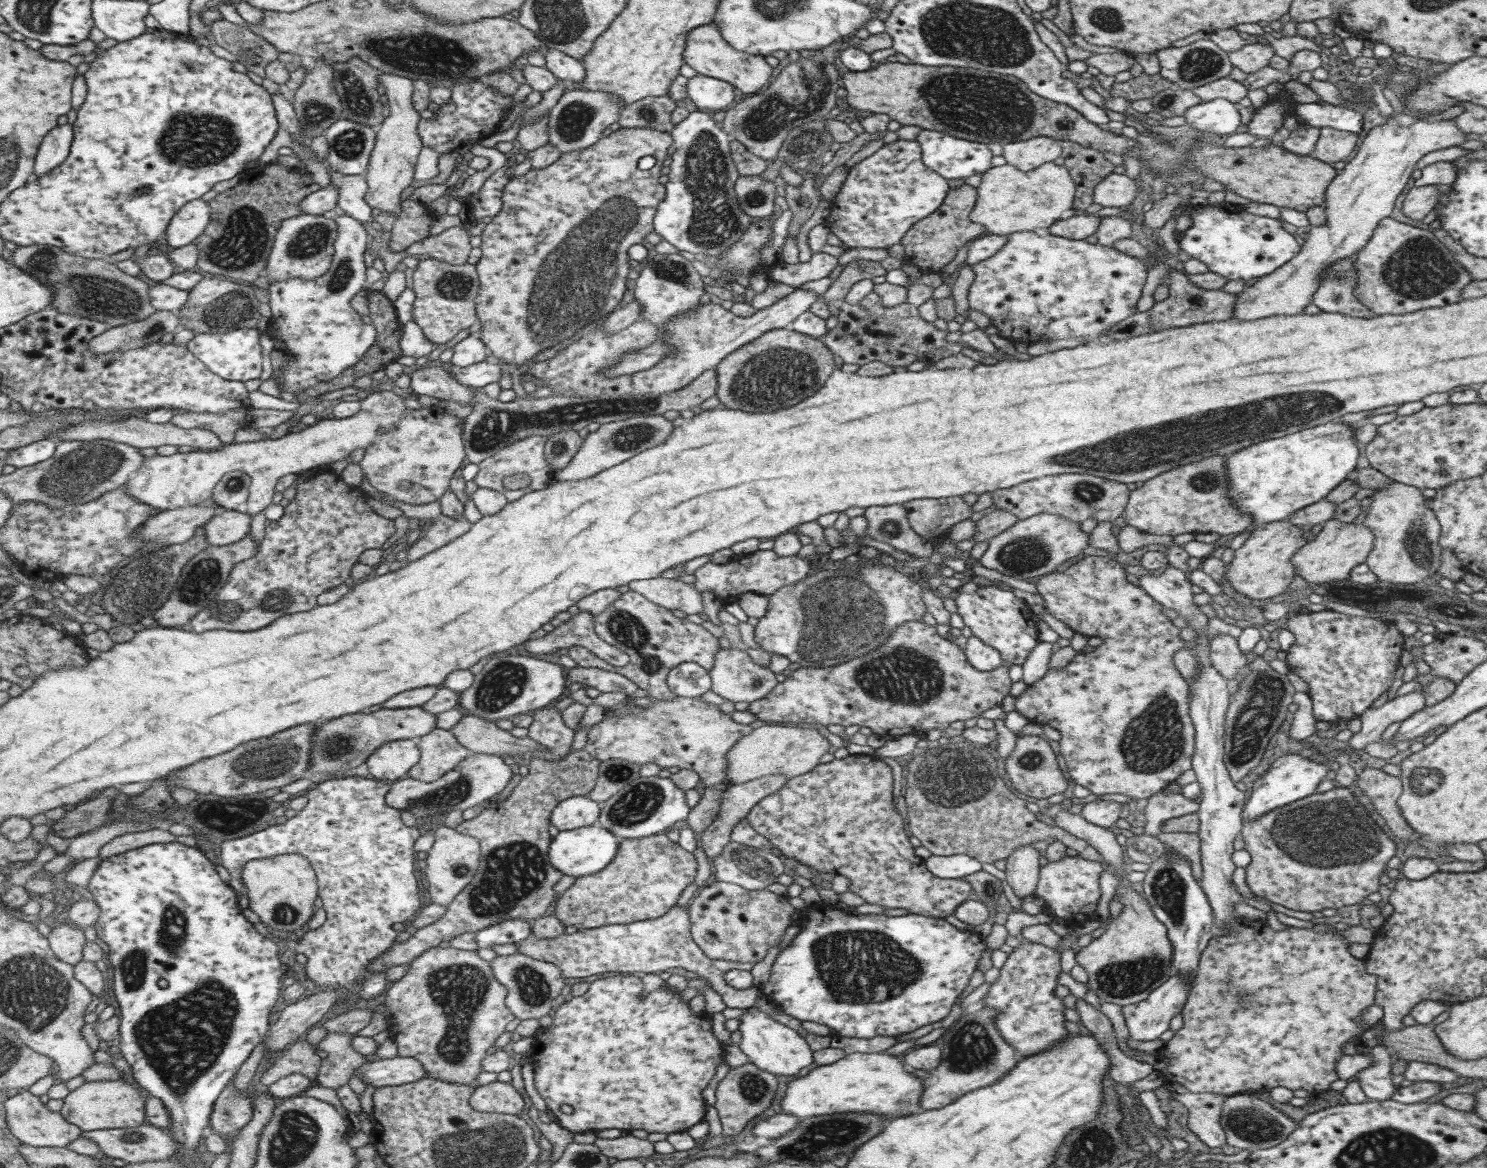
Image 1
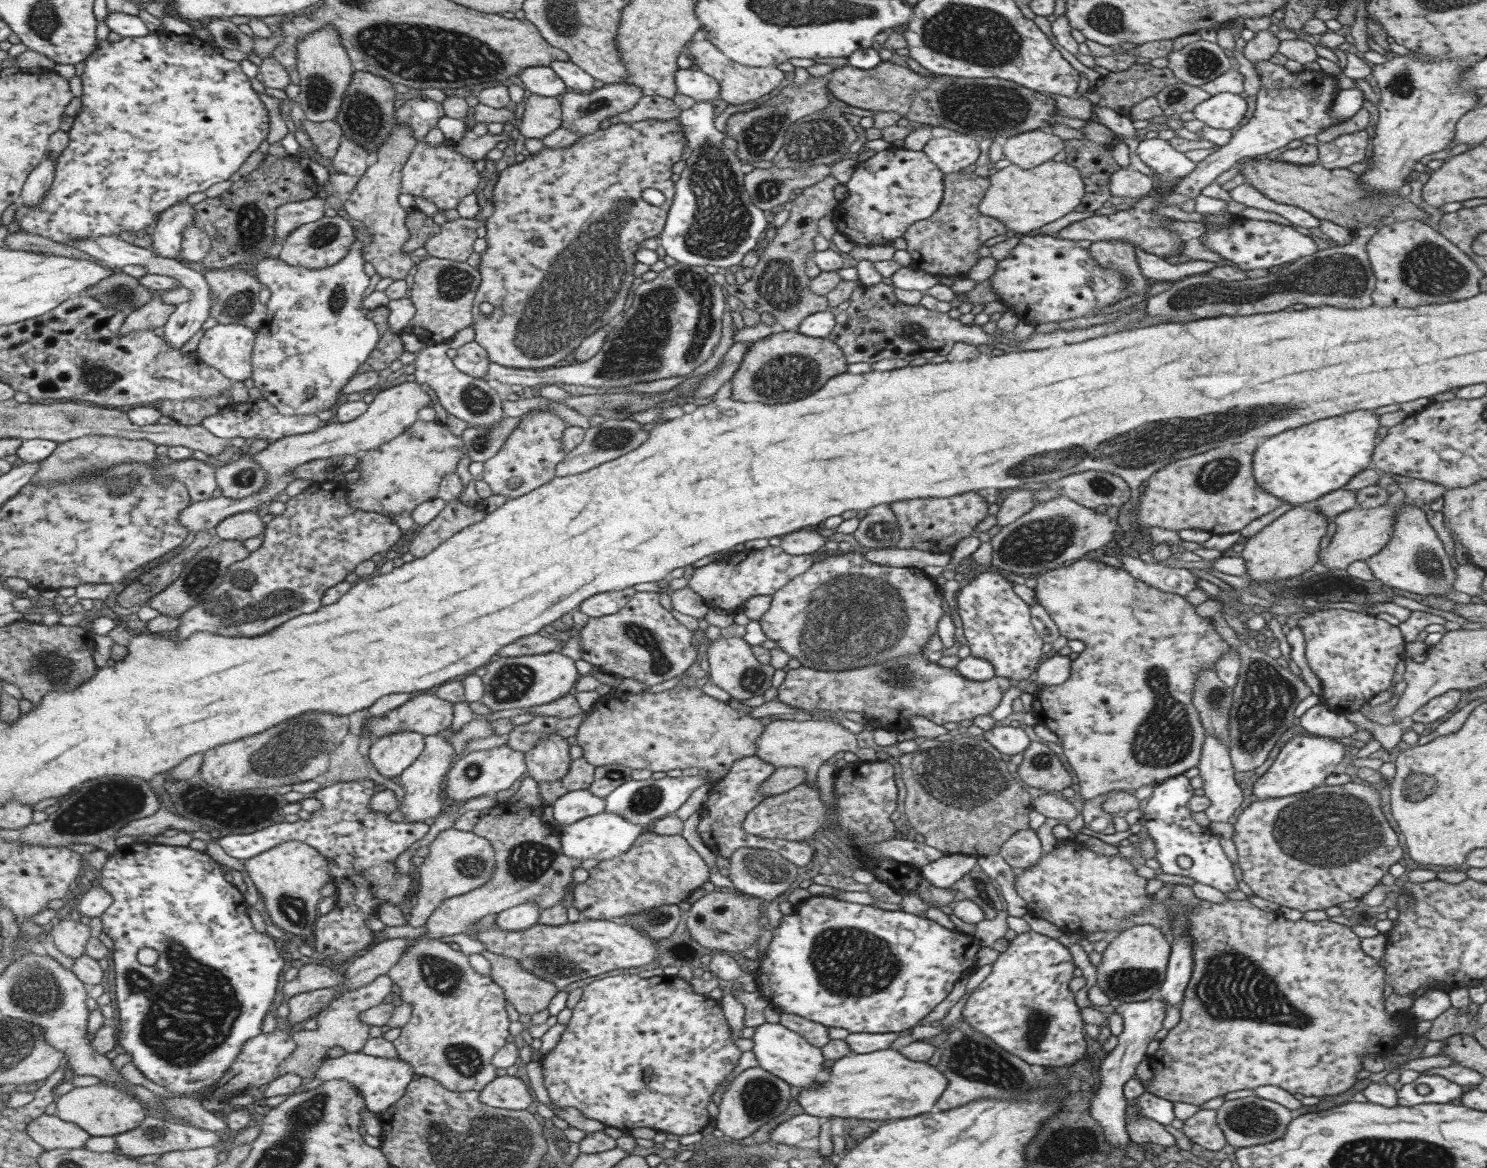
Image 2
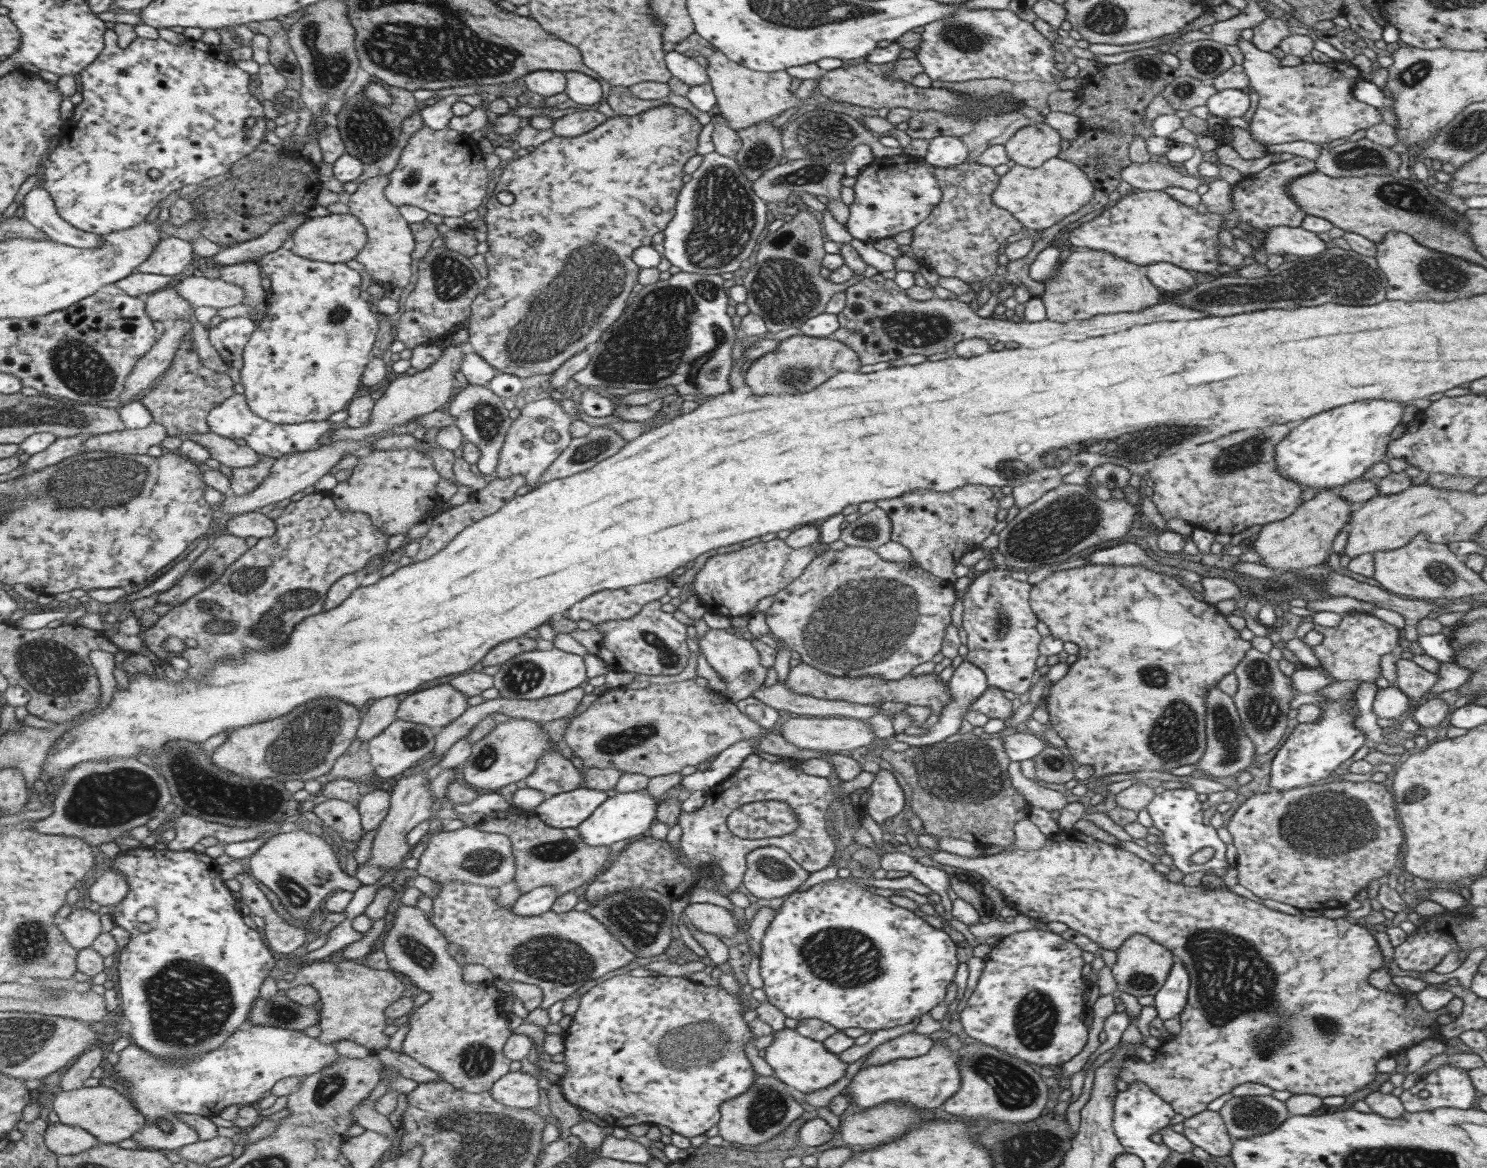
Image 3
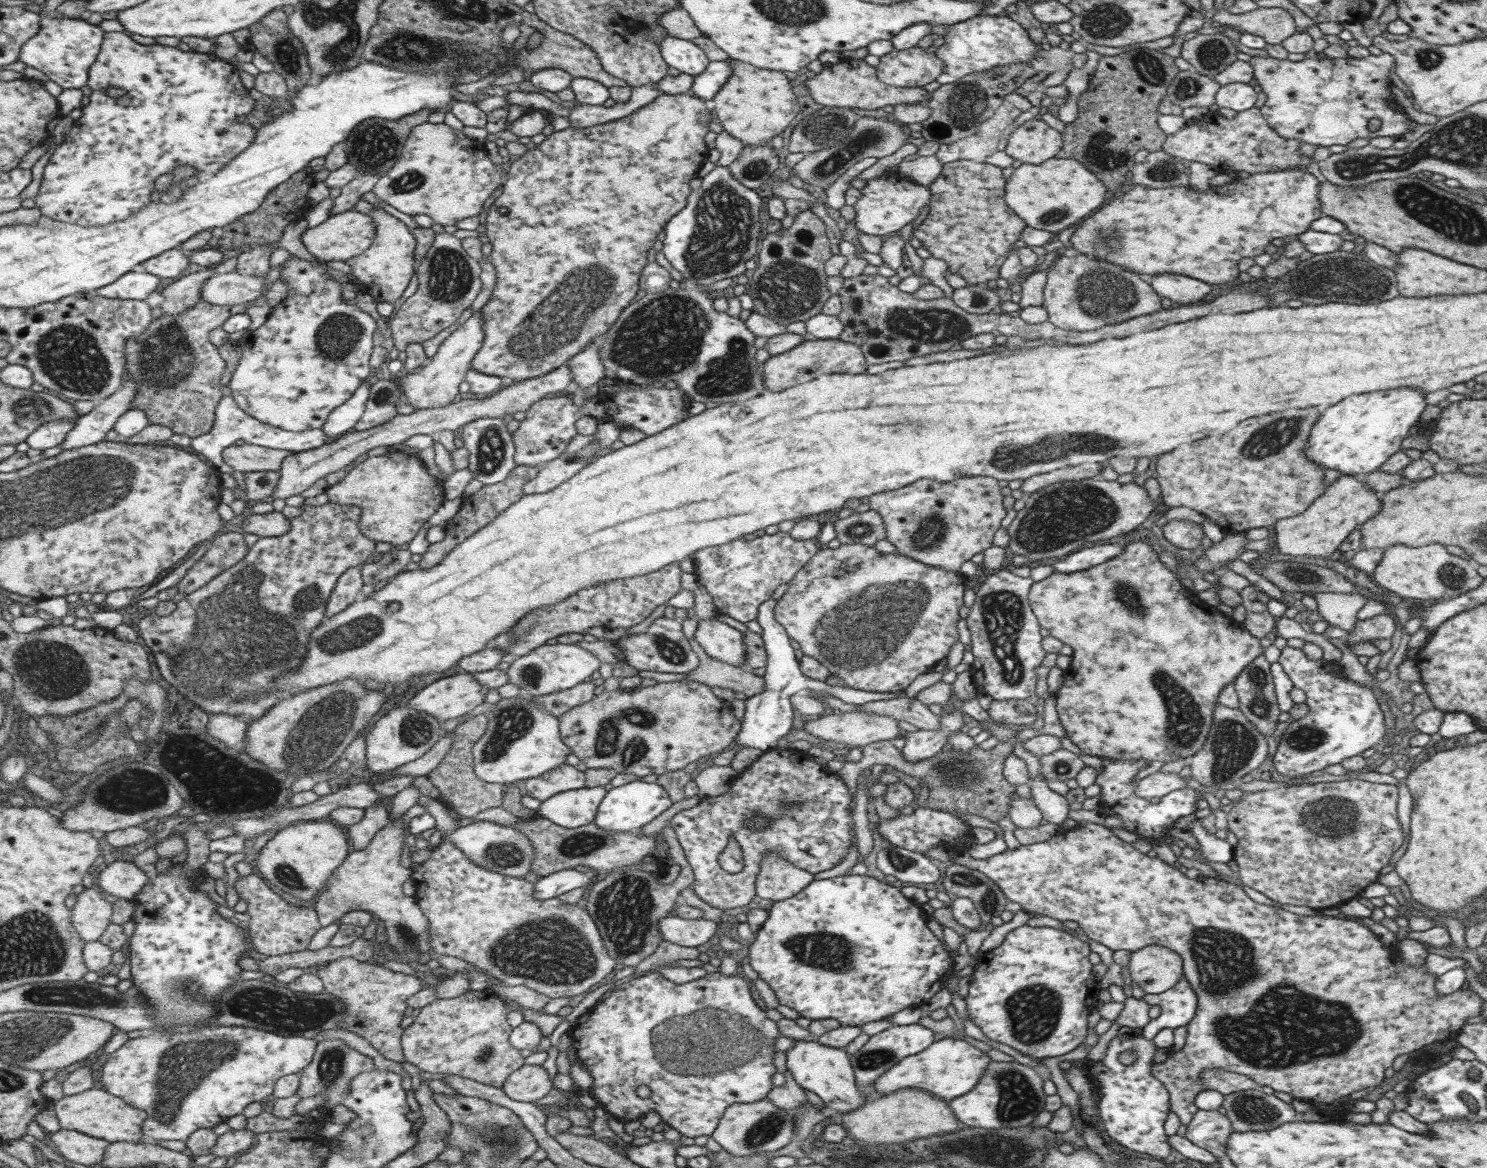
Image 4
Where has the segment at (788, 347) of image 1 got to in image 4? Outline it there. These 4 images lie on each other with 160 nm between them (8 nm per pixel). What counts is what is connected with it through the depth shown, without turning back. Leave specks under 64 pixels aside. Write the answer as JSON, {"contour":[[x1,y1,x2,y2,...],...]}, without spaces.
{"contour":[[809,339,803,340,801,344,797,344,787,352,770,356,762,362,762,381,766,390,779,392,797,384,809,382,821,375,861,374,865,372,867,367,868,364,865,362,862,352,853,344,841,342,838,339]]}

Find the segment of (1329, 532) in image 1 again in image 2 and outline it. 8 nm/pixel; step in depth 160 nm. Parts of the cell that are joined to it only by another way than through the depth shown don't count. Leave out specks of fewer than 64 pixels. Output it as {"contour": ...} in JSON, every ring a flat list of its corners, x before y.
{"contour":[[1394,505,1376,506,1373,508,1353,508,1341,512,1333,518,1335,523,1335,532,1330,537,1330,543,1325,548,1319,548,1319,564,1329,569,1343,570,1352,562,1365,560,1370,556,1377,554,1388,543,1392,533,1392,524,1394,523,1394,514,1399,507]]}

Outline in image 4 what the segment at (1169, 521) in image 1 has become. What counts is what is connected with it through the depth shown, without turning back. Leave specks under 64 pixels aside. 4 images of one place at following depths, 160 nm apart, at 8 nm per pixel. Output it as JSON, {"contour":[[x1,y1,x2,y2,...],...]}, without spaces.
{"contour":[[1299,408,1247,418,1225,434,1207,436,1191,444,1181,444,1177,450,1159,455,1155,464,1155,480,1160,488,1159,502,1170,508,1191,508,1213,520,1219,528,1228,533,1244,532,1250,528,1266,528,1276,520,1301,514,1325,490,1321,483,1325,469,1321,464,1316,464,1304,456,1304,444,1319,415,1315,408]]}

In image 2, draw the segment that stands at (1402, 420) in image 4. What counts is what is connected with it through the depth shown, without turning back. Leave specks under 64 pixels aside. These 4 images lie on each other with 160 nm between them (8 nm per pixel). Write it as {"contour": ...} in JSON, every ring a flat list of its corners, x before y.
{"contour":[[1354,410,1304,424,1263,439,1263,442,1255,447,1250,460,1253,481,1256,481,1256,485,1265,492,1276,496,1282,503,1289,502,1293,507,1311,502,1332,490,1342,488,1352,476,1363,471,1371,460,1372,450,1377,442,1375,432,1380,426,1377,417,1370,410]]}

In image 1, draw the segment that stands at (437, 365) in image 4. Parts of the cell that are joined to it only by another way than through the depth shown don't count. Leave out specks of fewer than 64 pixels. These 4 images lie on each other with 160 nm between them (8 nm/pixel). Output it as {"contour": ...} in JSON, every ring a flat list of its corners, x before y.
{"contour":[[390,385,381,387,377,391,362,394,359,410,354,415,344,419,322,418,301,432,288,433,276,439,233,442,216,451,191,450,171,456,156,454,147,457,140,470,133,472,126,484,138,502,140,500,143,504,166,511,199,505,209,500,214,495,216,485,229,472,241,471,251,477,246,513,259,514,273,504,275,484,279,478,287,474,297,476,311,468,327,466,337,460,344,460,355,448,369,447,381,430,394,425,406,413,403,398,407,398,407,393,397,391]]}

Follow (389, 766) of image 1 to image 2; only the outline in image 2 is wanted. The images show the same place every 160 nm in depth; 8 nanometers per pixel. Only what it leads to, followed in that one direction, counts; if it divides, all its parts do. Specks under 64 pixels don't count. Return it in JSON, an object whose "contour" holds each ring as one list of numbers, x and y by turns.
{"contour":[[401,732,375,739,369,746,368,757,375,770,396,780,423,751,425,736]]}

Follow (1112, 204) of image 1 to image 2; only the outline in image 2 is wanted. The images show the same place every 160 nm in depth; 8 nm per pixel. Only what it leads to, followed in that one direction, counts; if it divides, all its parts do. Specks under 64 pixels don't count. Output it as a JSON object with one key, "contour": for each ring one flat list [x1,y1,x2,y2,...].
{"contour":[[1133,168,1113,171,1108,180,1109,194,1125,201,1139,200,1147,194,1155,192,1153,180]]}

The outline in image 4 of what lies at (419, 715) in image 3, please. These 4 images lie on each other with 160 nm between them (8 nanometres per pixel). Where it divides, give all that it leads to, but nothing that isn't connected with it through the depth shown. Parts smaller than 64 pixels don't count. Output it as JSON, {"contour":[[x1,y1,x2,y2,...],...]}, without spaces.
{"contour":[[471,673,455,674,446,678,441,678,427,684,425,688,417,692,409,692,406,695,406,705,409,708,433,716,439,722,463,716,473,710,477,705,484,702,487,693,485,687,479,685]]}

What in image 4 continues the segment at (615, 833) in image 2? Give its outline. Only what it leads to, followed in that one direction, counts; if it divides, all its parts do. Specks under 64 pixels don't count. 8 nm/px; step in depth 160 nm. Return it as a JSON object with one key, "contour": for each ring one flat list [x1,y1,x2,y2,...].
{"contour":[[636,779,606,791,592,824,597,828,604,828,611,832,629,832,630,830,640,829,651,822,672,804,667,792,664,788,661,788,661,785,656,782,647,783]]}

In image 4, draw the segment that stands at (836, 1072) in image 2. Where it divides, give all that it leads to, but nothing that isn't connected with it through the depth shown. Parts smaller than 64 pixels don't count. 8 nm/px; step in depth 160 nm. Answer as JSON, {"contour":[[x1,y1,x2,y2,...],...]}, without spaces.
{"contour":[[944,1037,936,1042,933,1041,920,1053,899,1060,897,1064,888,1068,871,1084,877,1092,884,1095,901,1088,920,1088,945,1101,950,1101,971,1090,980,1079,987,1063,990,1062,991,1060,983,1051,976,1049,960,1038]]}

